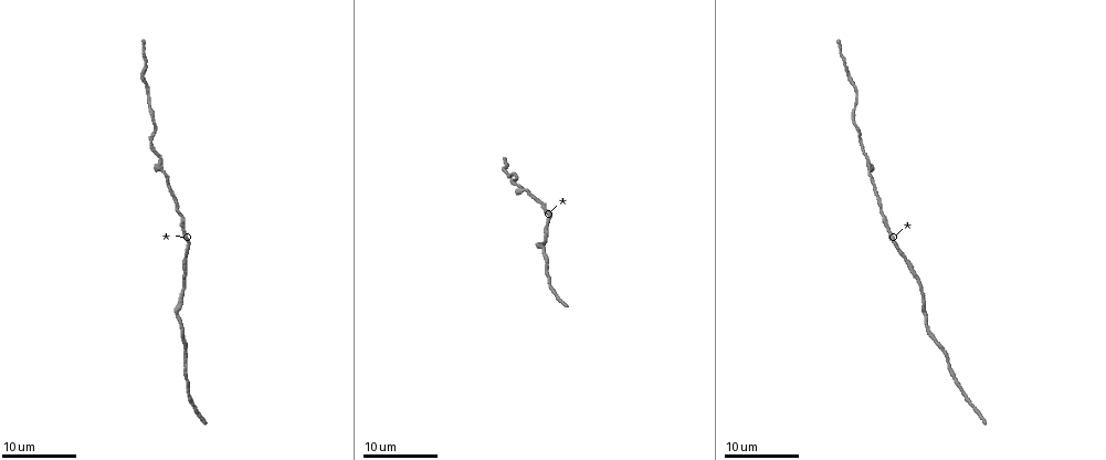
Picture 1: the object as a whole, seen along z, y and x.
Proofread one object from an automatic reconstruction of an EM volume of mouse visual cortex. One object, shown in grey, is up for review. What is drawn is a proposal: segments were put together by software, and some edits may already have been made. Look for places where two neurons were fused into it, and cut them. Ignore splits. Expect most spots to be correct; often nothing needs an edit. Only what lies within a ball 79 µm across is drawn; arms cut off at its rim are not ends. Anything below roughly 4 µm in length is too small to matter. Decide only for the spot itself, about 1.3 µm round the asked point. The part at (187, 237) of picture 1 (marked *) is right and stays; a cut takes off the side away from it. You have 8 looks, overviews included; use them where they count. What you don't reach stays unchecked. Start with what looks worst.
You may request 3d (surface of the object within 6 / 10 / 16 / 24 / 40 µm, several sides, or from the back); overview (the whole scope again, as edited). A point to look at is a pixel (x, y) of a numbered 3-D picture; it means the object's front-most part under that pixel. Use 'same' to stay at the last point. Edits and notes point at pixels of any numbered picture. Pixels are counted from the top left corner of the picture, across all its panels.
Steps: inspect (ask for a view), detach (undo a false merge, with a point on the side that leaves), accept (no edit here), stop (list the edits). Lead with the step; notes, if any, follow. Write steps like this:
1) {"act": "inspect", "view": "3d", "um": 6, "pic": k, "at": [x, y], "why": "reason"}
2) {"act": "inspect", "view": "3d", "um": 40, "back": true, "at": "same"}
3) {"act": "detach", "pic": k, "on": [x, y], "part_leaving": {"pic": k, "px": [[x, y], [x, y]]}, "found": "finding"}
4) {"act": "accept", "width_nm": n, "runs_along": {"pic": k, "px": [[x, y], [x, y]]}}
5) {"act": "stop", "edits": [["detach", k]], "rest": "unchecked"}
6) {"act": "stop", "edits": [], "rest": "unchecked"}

{"act": "inspect", "view": "3d", "um": 24, "pic": 1, "at": [866, 158], "why": "calibre changes"}

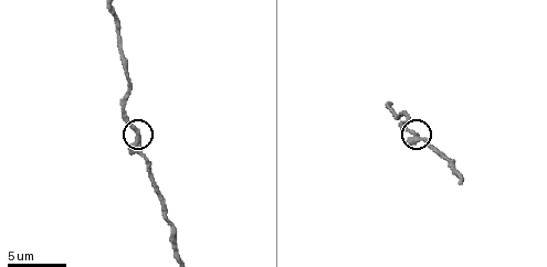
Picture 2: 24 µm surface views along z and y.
{"act": "inspect", "view": "3d", "um": 10, "pic": 2, "at": [138, 134]}

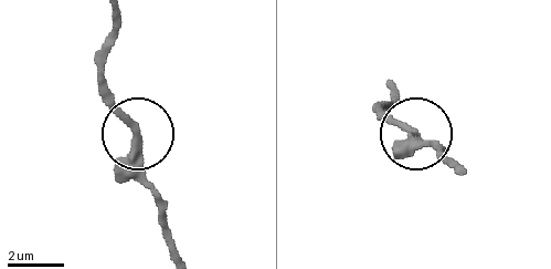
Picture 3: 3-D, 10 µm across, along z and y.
{"act": "accept", "runs_along": {"pic": 3, "px": [[176, 249], [140, 156], [137, 128], [99, 88]]}, "found": "one neuron here"}

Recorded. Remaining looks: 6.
{"act": "inspect", "view": "3d", "um": 10, "pic": 2, "at": [117, 32], "why": "narrows sharply"}

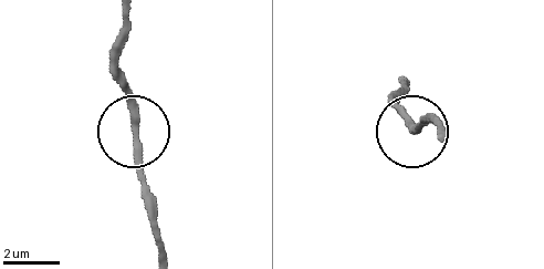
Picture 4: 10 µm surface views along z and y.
{"act": "accept", "runs_along": {"pic": 4, "px": [[157, 249], [157, 206], [122, 73]]}, "found": "continuous, no second neuron"}

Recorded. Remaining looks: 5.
{"act": "inspect", "view": "3d", "um": 24, "pic": 1, "at": [179, 314], "why": "sudden change in width"}

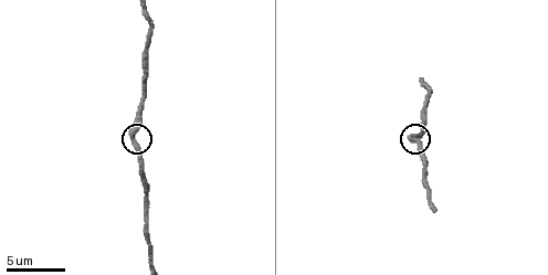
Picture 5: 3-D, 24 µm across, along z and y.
{"act": "inspect", "view": "3d", "um": 10, "pic": 5, "at": [412, 140]}

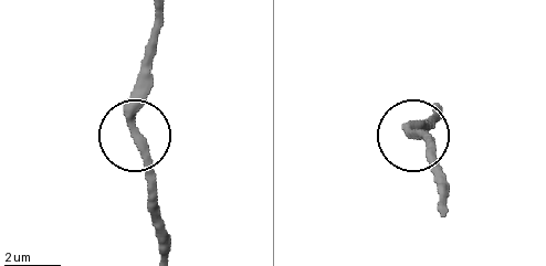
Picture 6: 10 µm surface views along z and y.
{"act": "inspect", "view": "3d", "um": 6, "pic": 6, "at": [411, 135], "why": "closer look"}

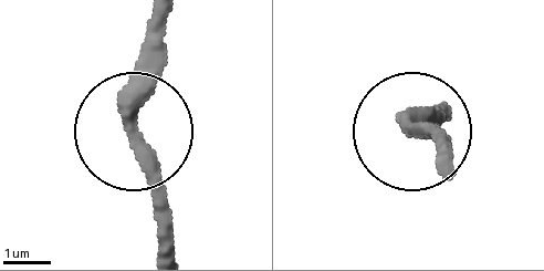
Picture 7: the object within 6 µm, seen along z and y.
{"act": "accept", "runs_along": {"pic": 7, "px": [[158, 18], [138, 160], [163, 240]]}, "found": "one neuron here"}

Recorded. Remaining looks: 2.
{"act": "inspect", "view": "3d", "um": 10, "pic": 5, "at": [145, 74], "why": "calibre changes"}

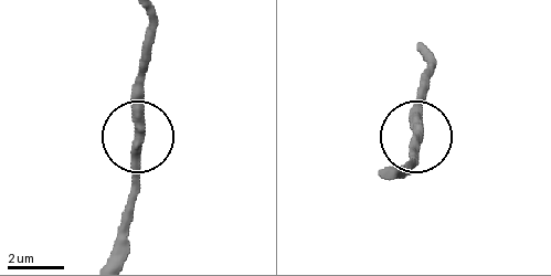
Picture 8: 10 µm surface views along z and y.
{"act": "accept", "width_nm": 330, "runs_along": {"pic": 8, "px": [[426, 59], [412, 170]]}, "found": "continuous, no second neuron"}

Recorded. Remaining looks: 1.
{"act": "stop", "edits": [], "rest": "unchecked"}

